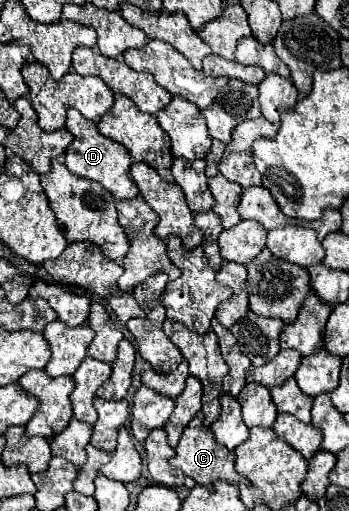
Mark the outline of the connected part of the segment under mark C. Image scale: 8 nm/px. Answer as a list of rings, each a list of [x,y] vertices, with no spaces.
[[[201,412],[185,428],[185,432],[183,432],[183,436],[175,448],[175,456],[171,458],[171,466],[179,468],[185,476],[193,478],[197,484],[203,484],[207,488],[213,486],[213,482],[217,482],[217,480],[225,480],[231,484],[239,484],[243,480],[243,476],[235,470],[235,454],[215,440],[211,428],[207,428],[203,424]]]

